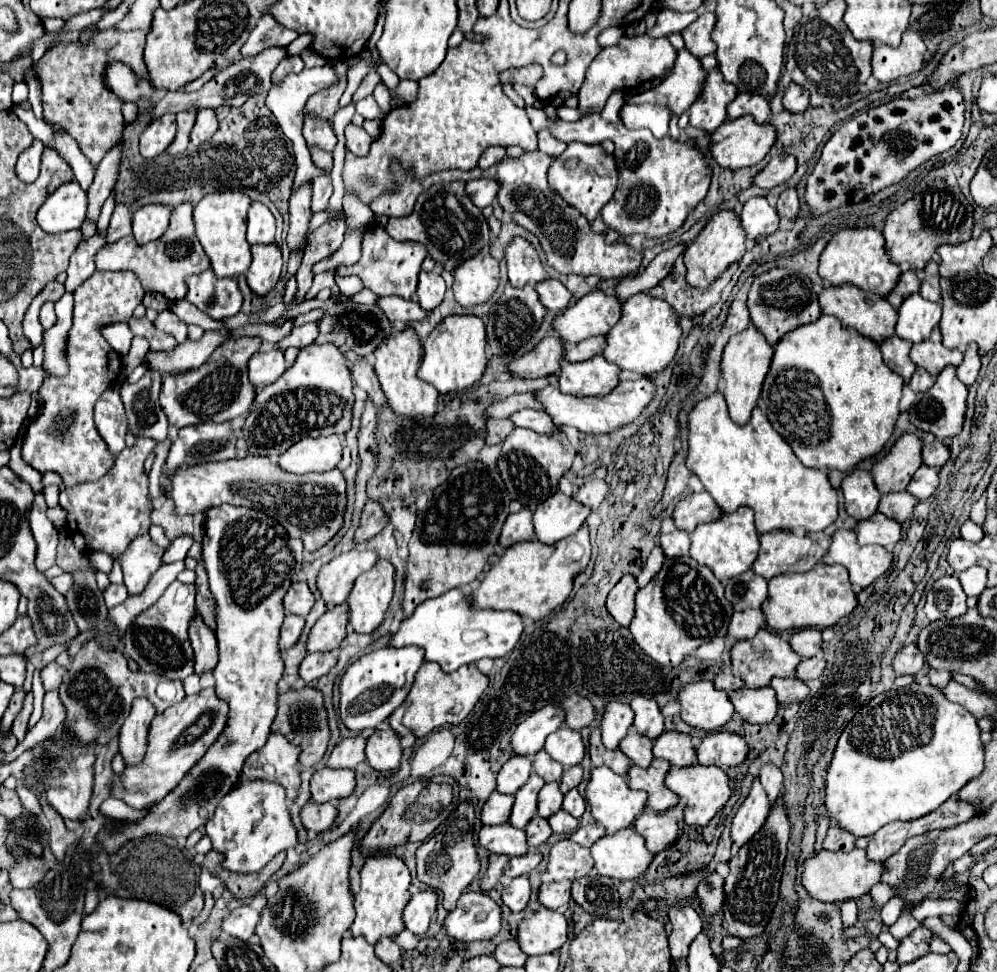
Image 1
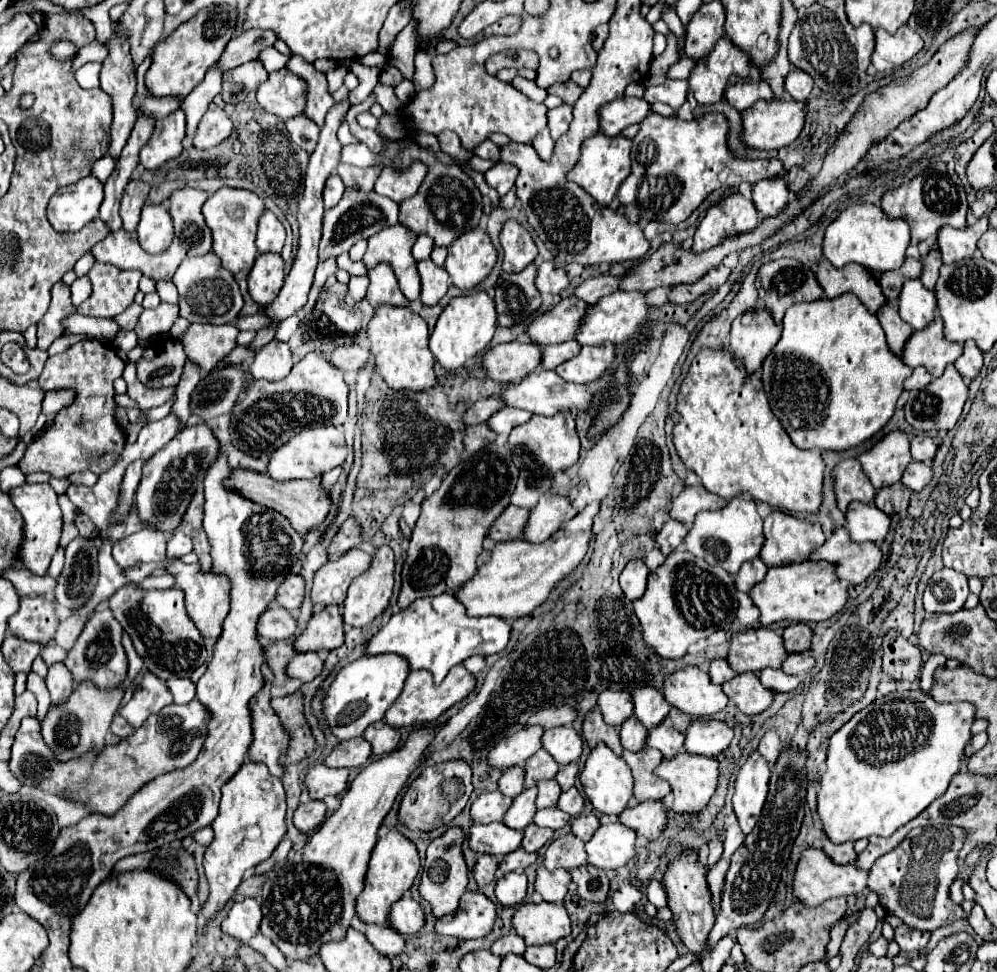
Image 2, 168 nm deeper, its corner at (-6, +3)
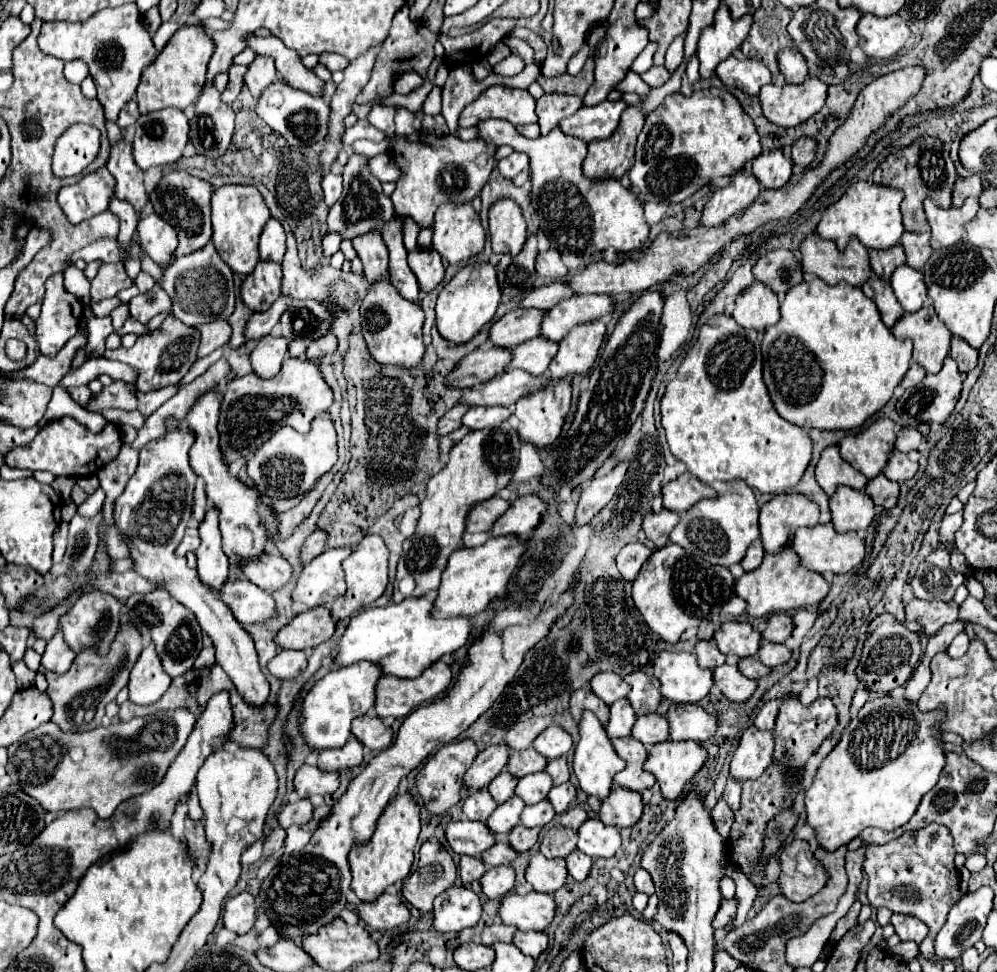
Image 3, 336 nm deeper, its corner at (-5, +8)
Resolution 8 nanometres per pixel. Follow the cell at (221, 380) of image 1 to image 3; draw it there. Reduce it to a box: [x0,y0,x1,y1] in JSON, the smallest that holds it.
[88,380,138,410]

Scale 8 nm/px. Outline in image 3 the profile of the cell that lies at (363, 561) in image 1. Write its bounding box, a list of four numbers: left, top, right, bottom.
[292,548,350,608]

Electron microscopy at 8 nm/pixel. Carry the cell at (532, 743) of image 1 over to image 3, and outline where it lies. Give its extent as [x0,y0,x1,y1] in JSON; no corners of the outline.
[464,744,510,790]

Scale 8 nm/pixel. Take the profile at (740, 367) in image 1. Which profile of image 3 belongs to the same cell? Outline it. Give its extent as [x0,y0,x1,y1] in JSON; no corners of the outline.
[732,282,780,332]

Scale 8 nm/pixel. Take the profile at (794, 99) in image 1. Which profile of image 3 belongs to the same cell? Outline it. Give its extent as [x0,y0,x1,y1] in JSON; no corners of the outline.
[778,48,808,86]

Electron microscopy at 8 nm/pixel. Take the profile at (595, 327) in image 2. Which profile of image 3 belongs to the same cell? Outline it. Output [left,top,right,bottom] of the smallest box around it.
[542,294,614,342]

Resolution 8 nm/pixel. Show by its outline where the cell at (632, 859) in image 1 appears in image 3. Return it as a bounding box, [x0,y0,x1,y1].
[578,818,620,858]

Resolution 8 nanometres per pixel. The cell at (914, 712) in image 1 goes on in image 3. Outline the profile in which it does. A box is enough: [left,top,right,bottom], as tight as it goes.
[806,694,946,850]

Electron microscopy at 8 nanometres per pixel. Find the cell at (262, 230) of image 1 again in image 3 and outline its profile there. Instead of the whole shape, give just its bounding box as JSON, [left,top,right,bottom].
[260,218,286,262]

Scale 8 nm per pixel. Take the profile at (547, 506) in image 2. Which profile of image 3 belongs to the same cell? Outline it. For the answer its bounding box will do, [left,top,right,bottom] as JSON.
[490,496,548,540]

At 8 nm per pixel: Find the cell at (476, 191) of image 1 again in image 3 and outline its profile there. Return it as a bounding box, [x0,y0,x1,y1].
[496,152,528,180]

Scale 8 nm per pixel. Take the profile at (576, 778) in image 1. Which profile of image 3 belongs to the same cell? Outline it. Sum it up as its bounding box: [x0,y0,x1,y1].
[546,758,570,784]

